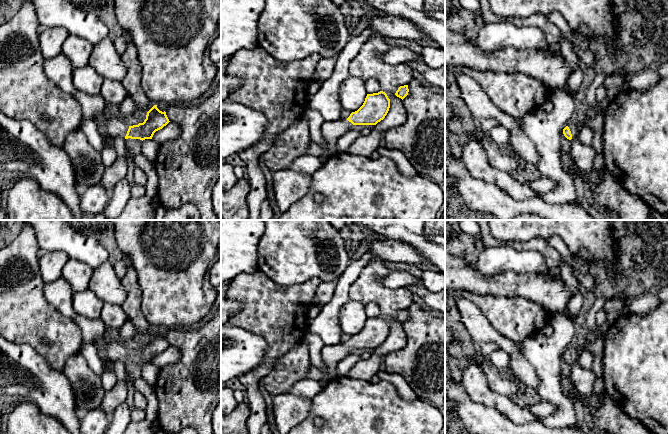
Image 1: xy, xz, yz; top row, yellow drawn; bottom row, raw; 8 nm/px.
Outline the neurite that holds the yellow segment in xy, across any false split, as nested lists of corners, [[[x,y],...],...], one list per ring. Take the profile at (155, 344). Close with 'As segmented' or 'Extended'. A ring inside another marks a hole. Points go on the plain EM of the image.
[[[154,329],[146,339],[146,343],[143,347],[138,349],[129,350],[127,346],[120,340],[107,341],[104,337],[97,339],[93,344],[97,348],[100,359],[105,361],[124,362],[124,363],[152,363],[154,357],[170,345],[166,339],[166,336],[162,336]]]. Extended

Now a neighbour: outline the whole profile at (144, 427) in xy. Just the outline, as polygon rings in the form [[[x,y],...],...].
[[[145,419],[141,422],[131,421],[124,434],[154,434],[154,432],[151,430],[151,423]]]

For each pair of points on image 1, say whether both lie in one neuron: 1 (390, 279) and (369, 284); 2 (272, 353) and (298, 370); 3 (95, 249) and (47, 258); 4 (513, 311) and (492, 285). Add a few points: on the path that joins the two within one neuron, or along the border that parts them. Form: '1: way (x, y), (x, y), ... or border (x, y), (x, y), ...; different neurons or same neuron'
1: border (382, 279), (382, 282), (387, 287), (405, 287); different neurons
2: border (297, 343), (280, 355), (264, 376); different neurons
3: border (42, 251), (62, 251), (69, 258); different neurons
4: border (478, 293), (513, 295), (524, 298); different neurons

